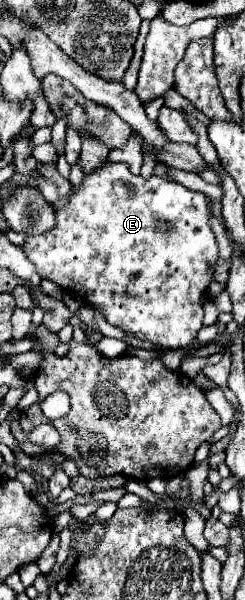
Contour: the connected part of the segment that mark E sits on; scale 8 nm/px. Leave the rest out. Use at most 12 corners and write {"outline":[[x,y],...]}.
{"outline":[[106,162],[22,248],[160,350],[188,348],[206,196]]}

